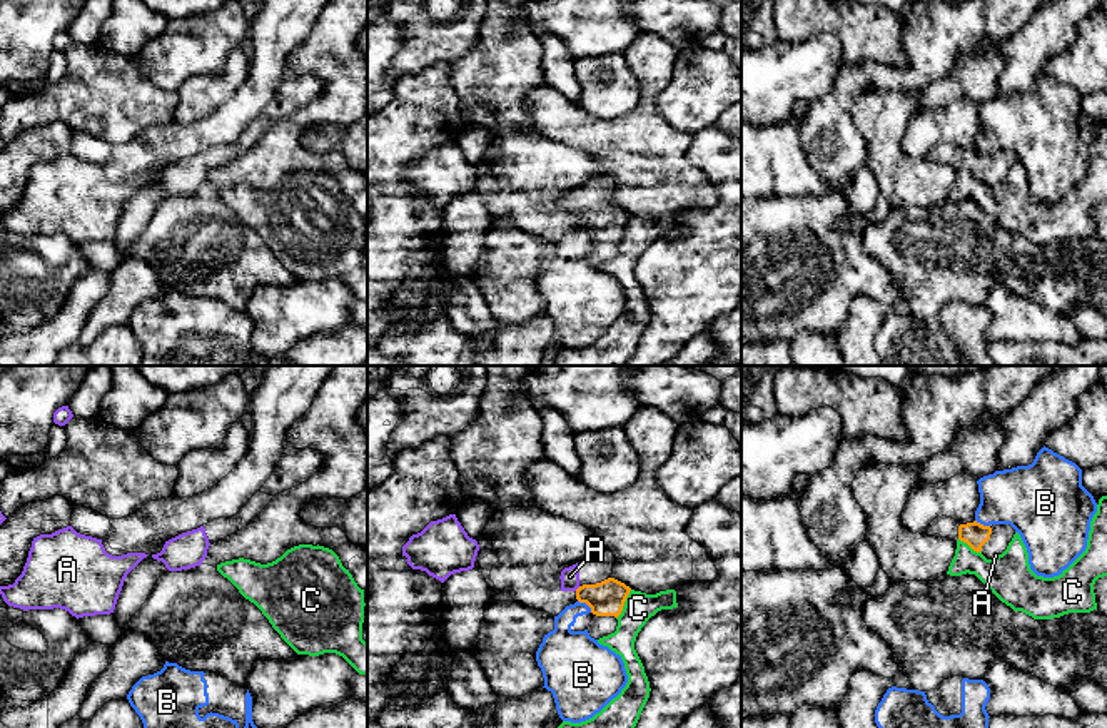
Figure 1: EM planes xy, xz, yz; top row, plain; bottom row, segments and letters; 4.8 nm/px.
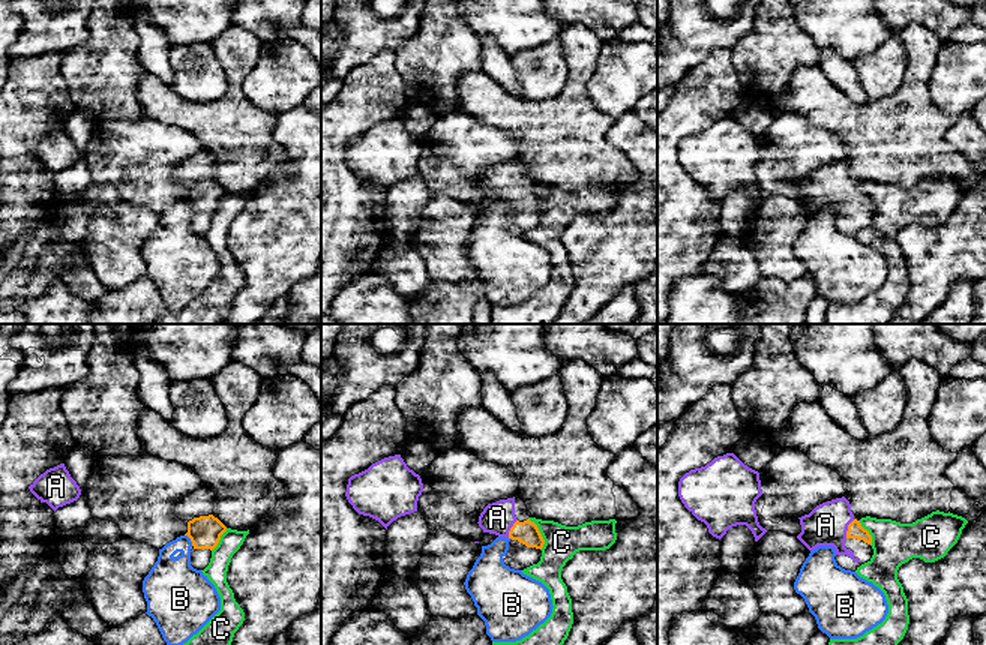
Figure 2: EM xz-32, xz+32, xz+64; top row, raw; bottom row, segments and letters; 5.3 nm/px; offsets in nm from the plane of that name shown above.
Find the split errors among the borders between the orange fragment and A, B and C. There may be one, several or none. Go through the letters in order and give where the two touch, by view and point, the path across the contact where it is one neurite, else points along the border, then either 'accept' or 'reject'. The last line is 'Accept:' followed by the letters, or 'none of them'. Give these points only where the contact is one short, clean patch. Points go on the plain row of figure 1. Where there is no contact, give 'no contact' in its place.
A: meets orange in xz at (578, 214); runs through xz (606, 224), (578, 214), (570, 202); accept
B: meets orange in xz at (586, 229); border along xz (578, 226), (591, 237); reject
C: meets orange in xz at (623, 231); border along xz (631, 216), (616, 244); reject
Accept: A

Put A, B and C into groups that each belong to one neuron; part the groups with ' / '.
A / B / C

